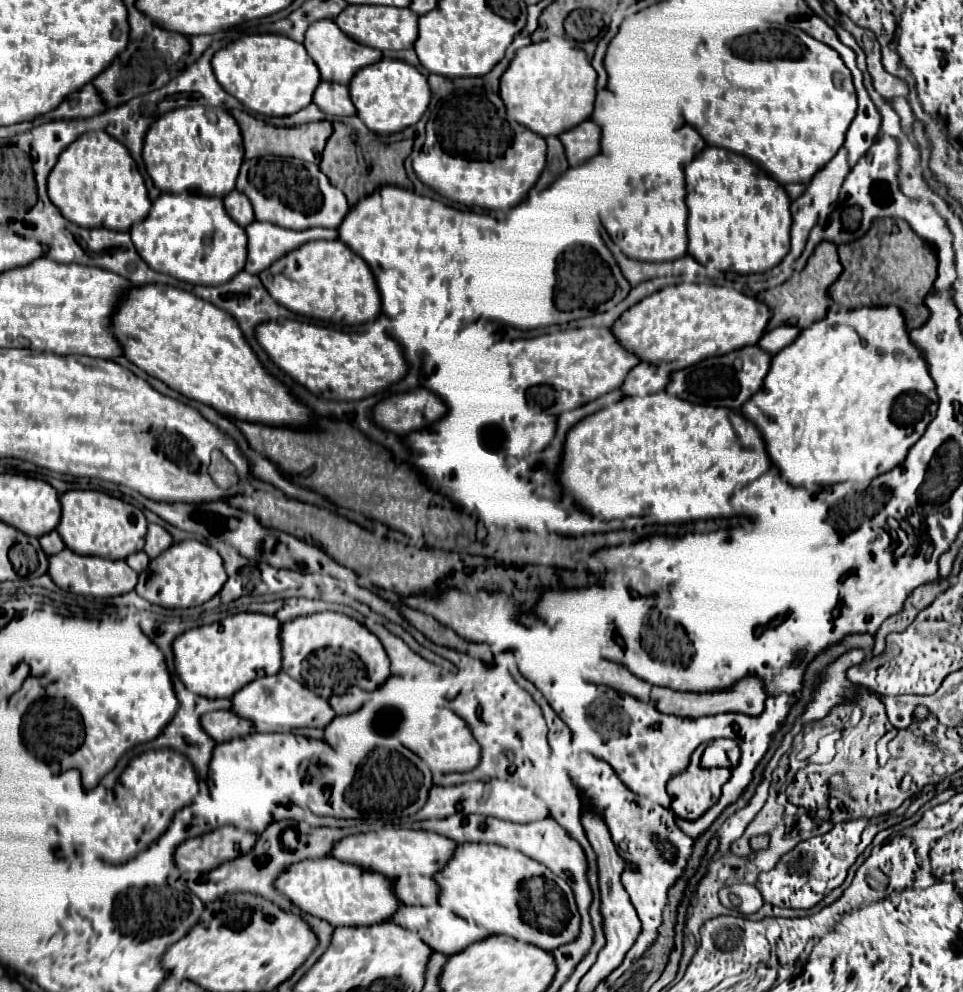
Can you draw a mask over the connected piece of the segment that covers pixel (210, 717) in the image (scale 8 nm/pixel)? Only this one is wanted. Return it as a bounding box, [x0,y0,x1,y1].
[202,711,252,741]

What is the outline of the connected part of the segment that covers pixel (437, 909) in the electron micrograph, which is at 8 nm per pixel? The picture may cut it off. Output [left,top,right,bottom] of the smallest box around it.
[390,905,492,953]

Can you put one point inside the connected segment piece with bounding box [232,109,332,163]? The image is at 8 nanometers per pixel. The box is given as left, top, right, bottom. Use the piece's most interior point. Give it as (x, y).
(308, 141)

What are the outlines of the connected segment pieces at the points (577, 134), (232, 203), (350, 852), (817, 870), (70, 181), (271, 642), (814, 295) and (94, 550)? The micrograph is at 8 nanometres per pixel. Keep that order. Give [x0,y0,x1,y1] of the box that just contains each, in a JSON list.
[[560,119,600,167],[224,191,254,227],[330,825,458,877],[758,793,936,909],[48,131,150,231],[174,613,282,697],[762,241,842,327],[56,491,148,559]]

